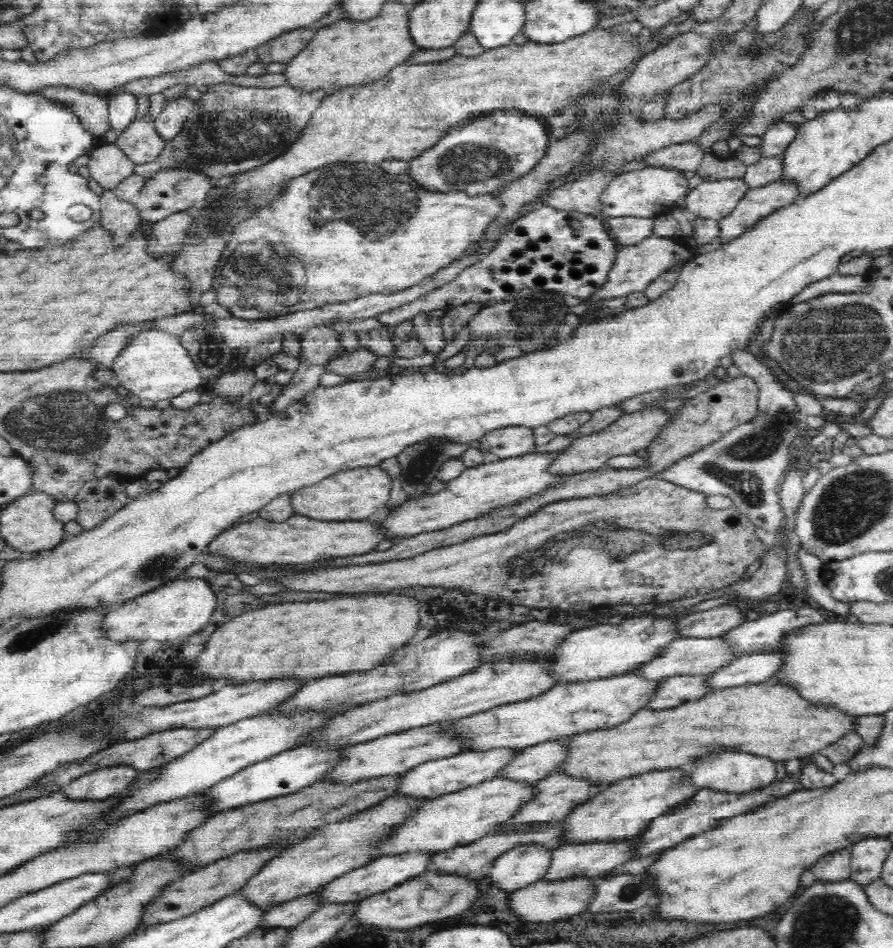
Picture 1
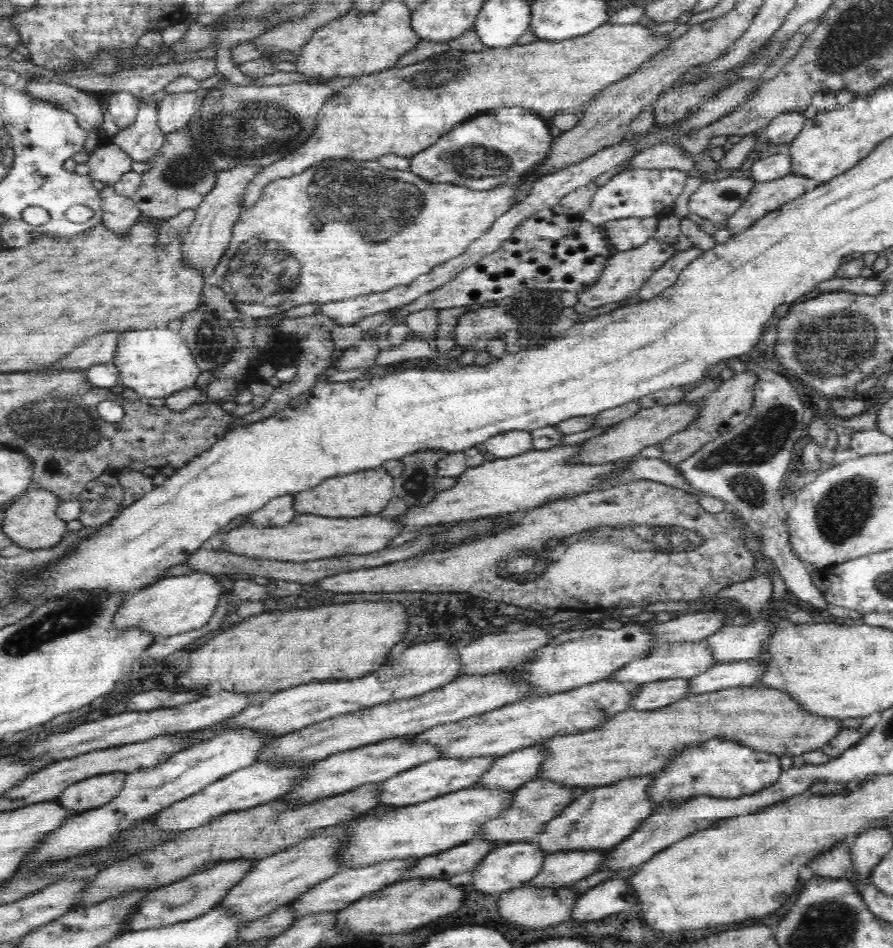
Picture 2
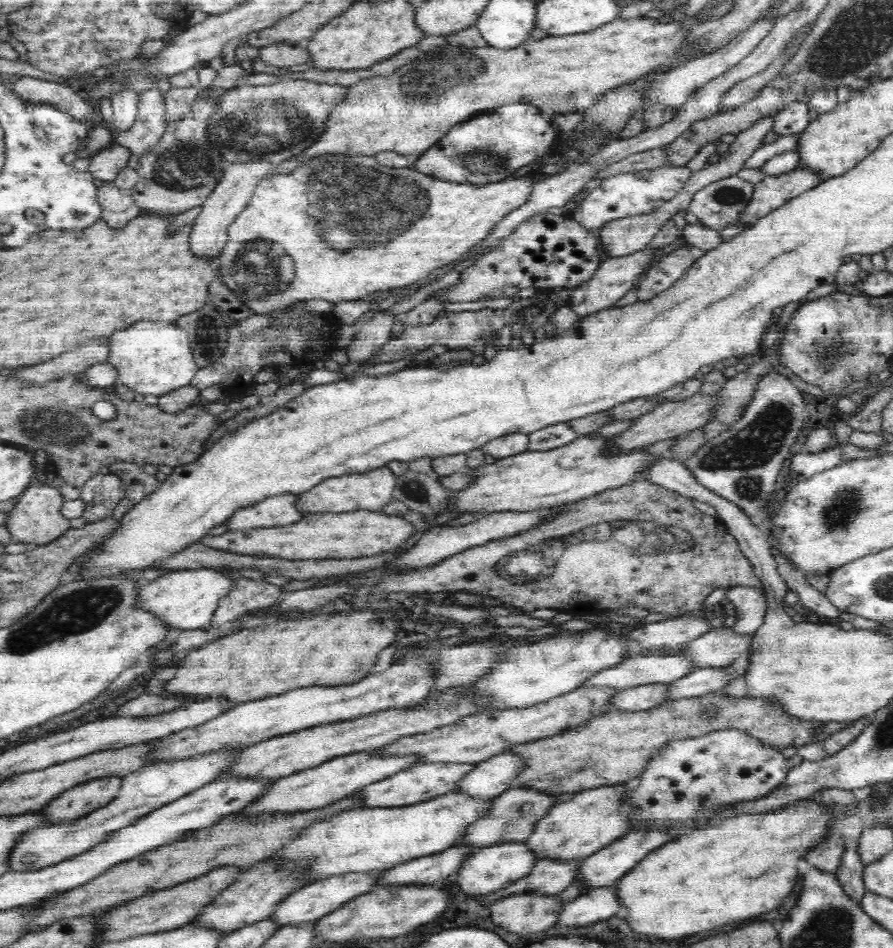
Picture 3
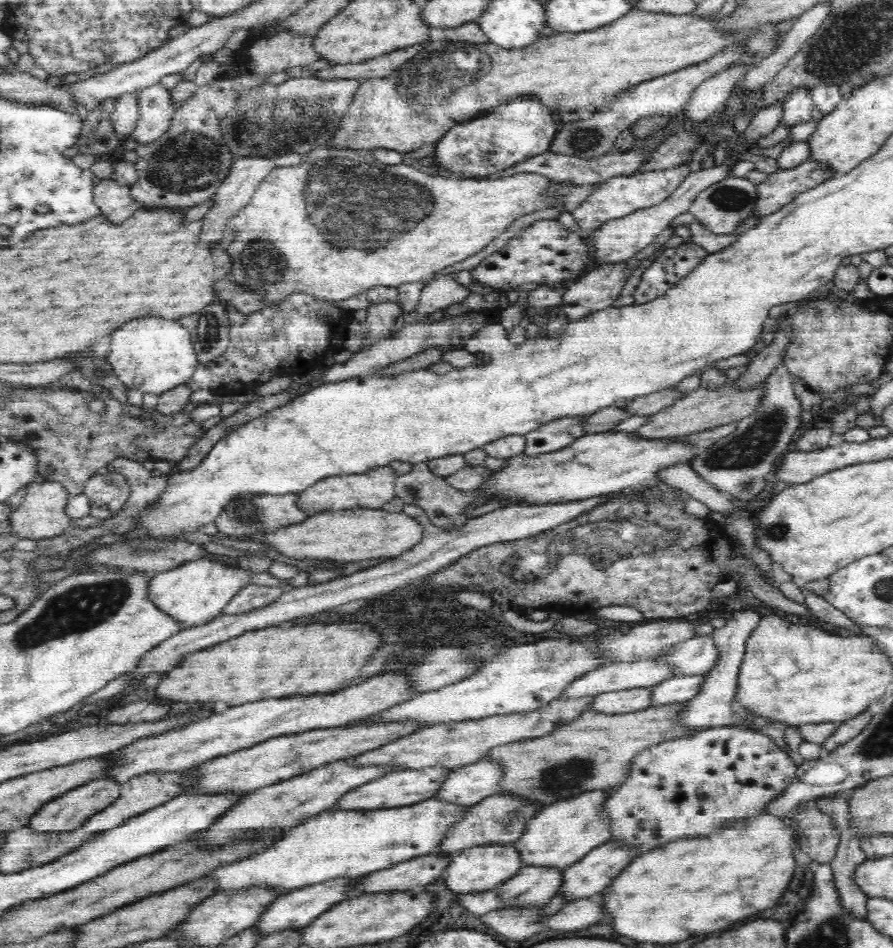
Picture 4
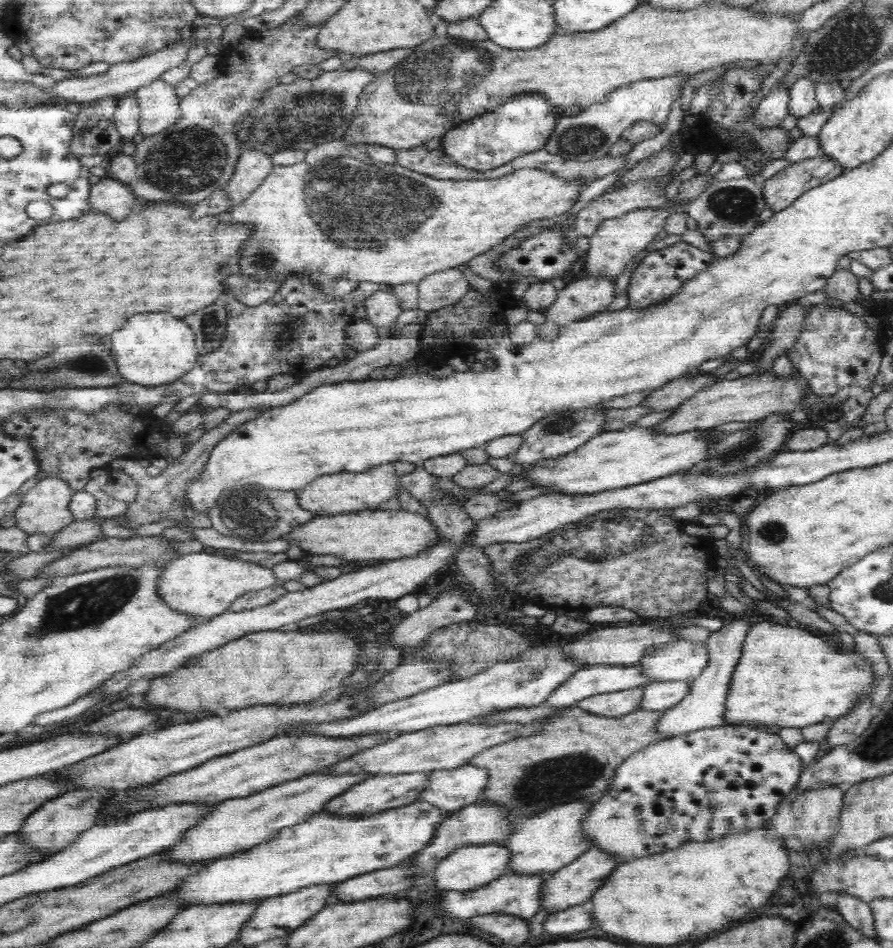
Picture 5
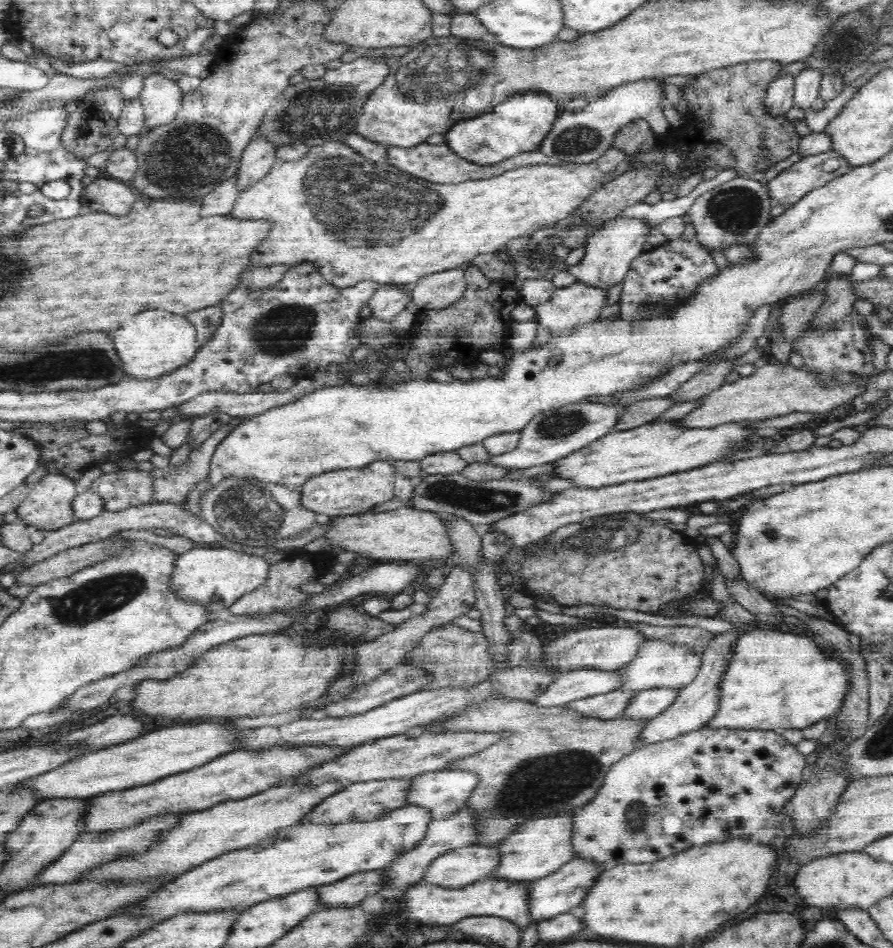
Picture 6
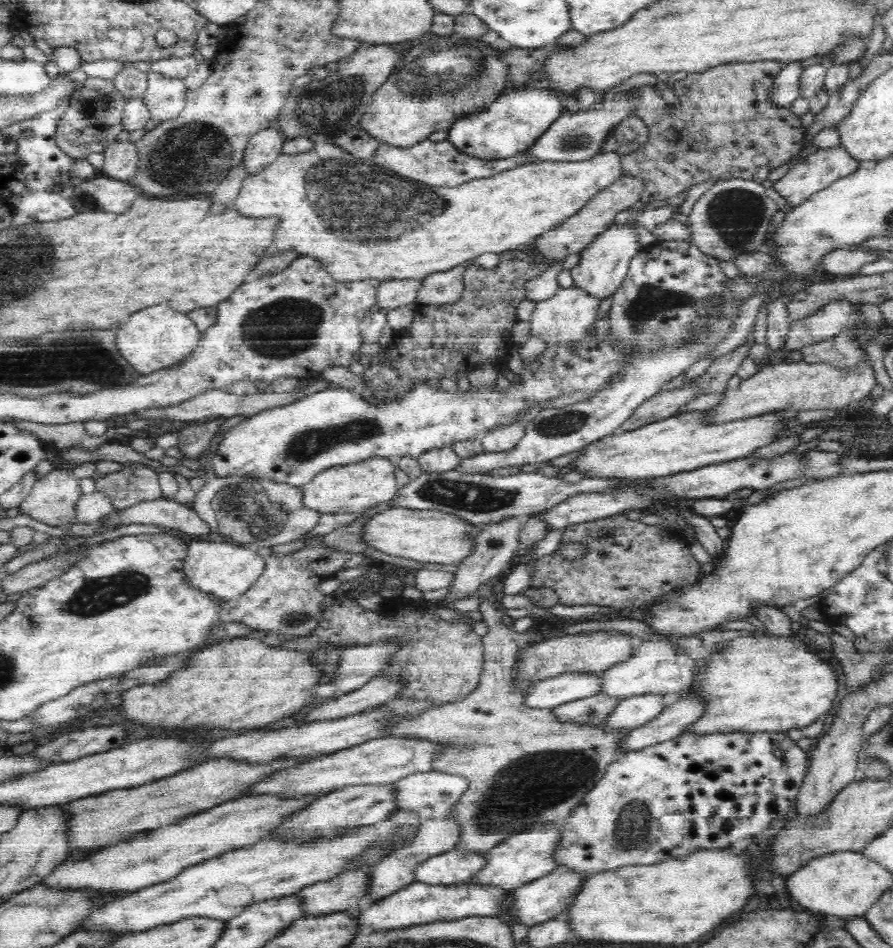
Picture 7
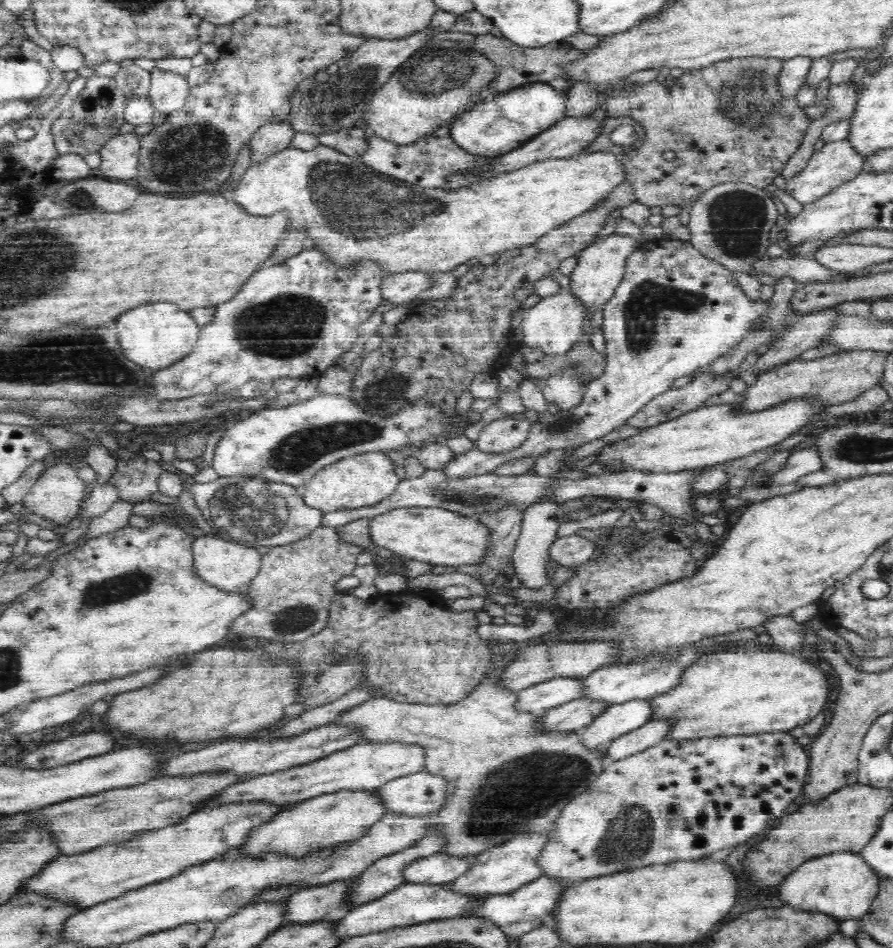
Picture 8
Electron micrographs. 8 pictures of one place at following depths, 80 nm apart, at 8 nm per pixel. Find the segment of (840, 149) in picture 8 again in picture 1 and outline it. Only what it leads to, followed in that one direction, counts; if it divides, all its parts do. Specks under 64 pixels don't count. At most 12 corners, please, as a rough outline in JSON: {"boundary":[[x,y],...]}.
{"boundary":[[778,180],[751,188],[718,221],[722,243],[800,198]]}

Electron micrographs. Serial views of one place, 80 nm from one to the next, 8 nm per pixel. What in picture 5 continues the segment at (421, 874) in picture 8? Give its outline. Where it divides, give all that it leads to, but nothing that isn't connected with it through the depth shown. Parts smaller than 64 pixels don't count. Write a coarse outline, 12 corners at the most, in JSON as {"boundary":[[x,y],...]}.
{"boundary":[[496,842],[465,846],[434,871],[440,891],[481,888],[512,854]]}

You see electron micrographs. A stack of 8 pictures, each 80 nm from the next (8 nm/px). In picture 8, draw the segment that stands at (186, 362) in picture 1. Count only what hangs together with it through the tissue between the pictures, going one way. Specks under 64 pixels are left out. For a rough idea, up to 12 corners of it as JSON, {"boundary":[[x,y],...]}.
{"boundary":[[170,302],[116,322],[128,360],[157,371],[190,354],[200,326]]}

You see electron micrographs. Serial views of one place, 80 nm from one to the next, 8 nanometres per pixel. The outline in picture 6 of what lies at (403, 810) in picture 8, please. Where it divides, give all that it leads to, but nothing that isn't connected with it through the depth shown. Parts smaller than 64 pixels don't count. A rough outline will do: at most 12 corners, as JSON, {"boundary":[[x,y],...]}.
{"boundary":[[446,768],[411,776],[406,805],[443,819],[479,778]]}

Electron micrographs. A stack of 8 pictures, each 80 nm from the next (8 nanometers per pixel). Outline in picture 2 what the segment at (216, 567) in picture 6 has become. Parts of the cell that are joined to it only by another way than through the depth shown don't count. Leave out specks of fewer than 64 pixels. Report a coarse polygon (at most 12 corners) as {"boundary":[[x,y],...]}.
{"boundary":[[215,575],[170,576],[127,594],[118,633],[198,630],[223,590]]}

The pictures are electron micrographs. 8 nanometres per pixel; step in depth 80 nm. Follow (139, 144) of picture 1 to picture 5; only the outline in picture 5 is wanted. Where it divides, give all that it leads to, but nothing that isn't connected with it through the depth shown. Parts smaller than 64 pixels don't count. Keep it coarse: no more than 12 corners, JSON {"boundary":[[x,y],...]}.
{"boundary":[[161,77],[137,88],[140,137],[179,117],[175,87]]}

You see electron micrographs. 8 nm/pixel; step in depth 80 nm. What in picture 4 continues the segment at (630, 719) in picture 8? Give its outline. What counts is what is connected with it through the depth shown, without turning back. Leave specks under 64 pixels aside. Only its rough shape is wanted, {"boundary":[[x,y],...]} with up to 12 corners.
{"boundary":[[705,673],[678,674],[653,687],[652,706],[690,701]]}

